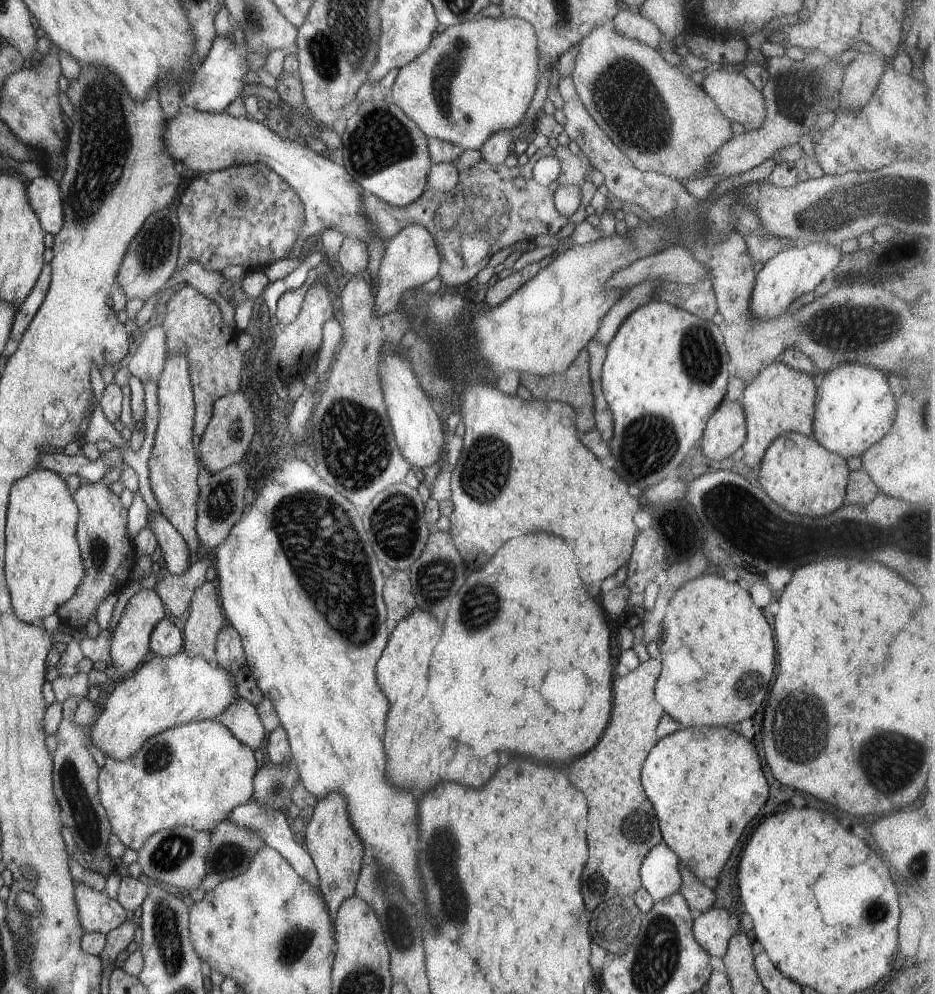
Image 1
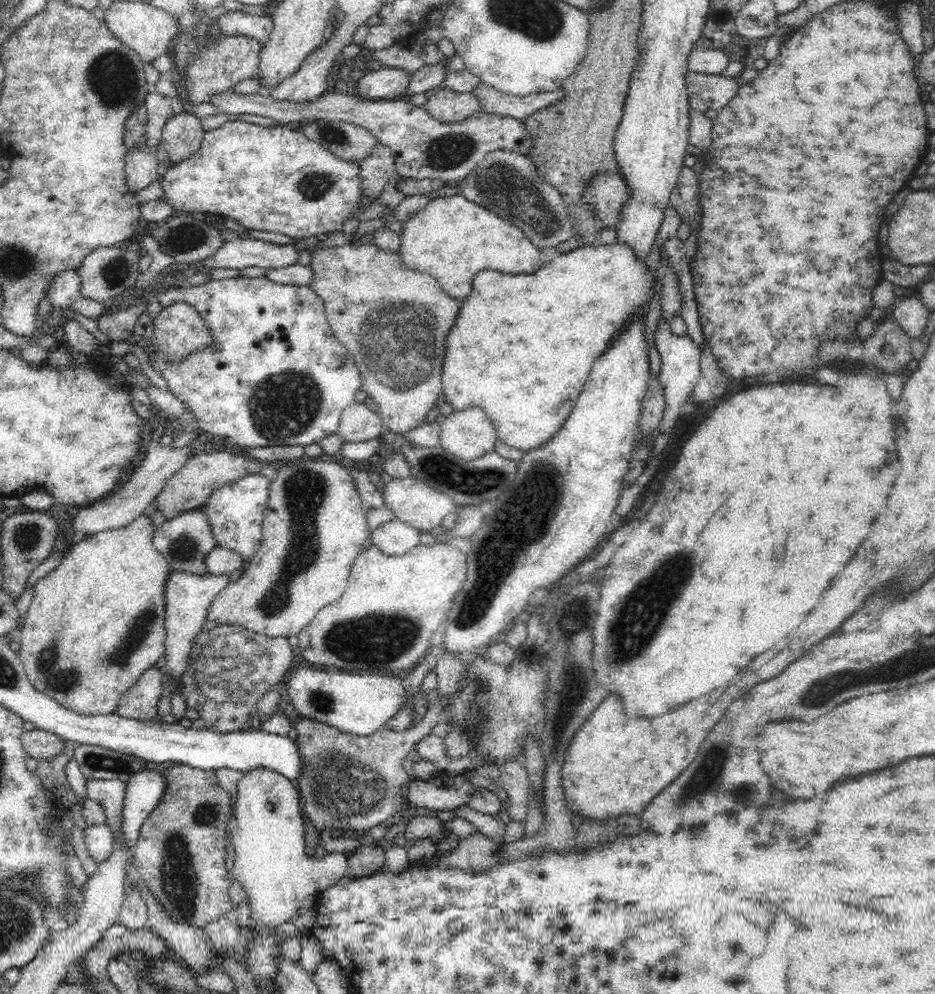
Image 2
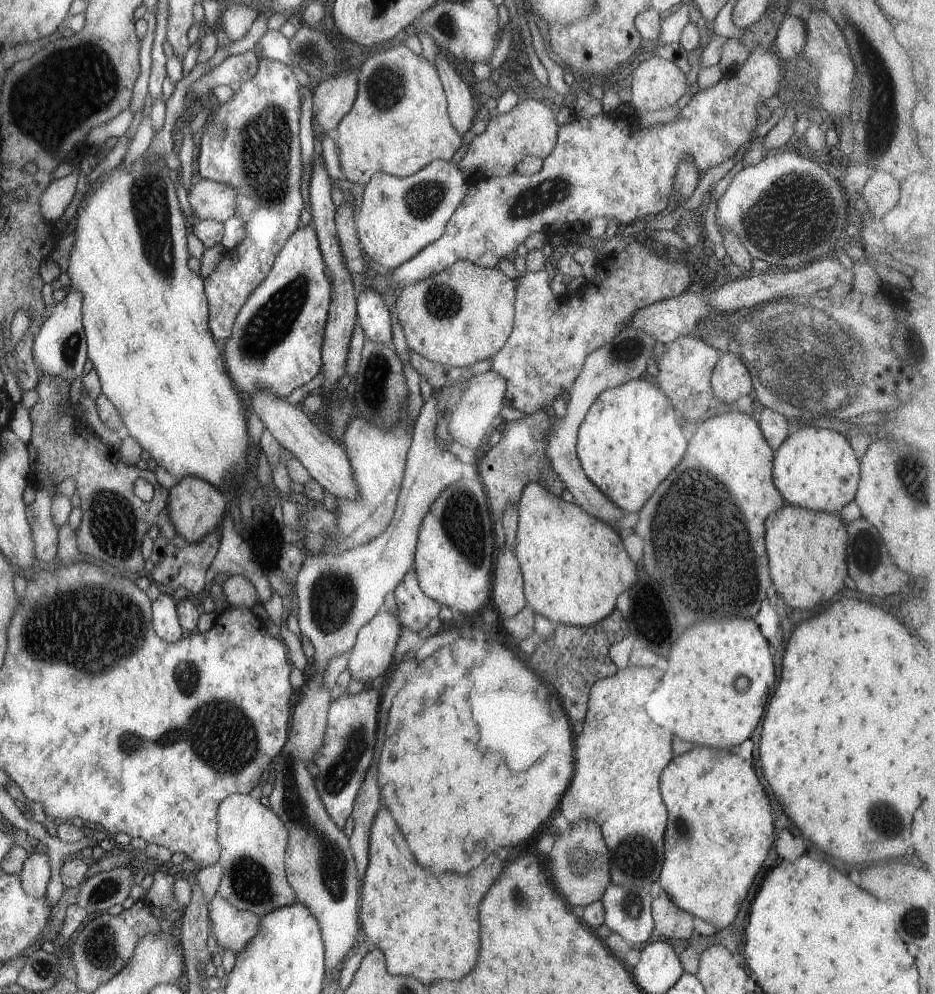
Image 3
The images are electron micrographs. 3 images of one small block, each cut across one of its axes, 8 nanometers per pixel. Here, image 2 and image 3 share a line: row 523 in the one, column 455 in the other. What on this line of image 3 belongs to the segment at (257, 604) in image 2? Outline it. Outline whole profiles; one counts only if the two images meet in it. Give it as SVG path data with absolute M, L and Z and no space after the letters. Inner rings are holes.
M458 261L435 275L402 288L394 300L397 323L403 331L407 350L431 363L465 367L494 356L512 330L515 284L496 267L483 269L468 261Z

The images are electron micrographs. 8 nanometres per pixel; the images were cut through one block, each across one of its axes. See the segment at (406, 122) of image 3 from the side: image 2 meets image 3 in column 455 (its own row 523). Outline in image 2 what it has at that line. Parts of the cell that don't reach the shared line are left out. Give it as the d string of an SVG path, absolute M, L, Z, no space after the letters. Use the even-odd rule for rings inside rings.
M143 514L128 524L125 528L112 531L103 531L92 535L78 544L70 545L68 554L62 564L49 574L36 582L33 598L28 610L28 616L23 624L20 636L20 649L17 652L22 661L26 676L30 684L48 698L60 703L66 709L72 709L81 715L105 715L113 713L119 698L133 685L148 668L152 668L161 656L164 656L166 646L165 628L165 580L168 574L168 563L153 546L153 525L148 517Z

